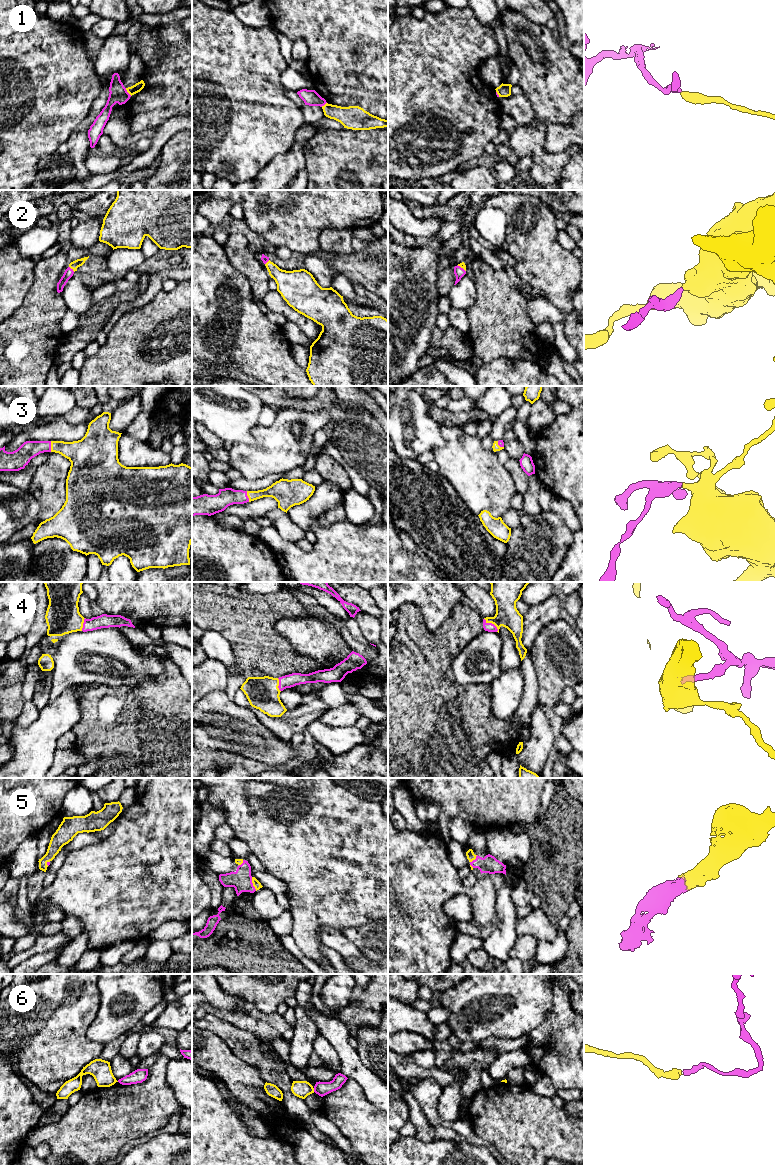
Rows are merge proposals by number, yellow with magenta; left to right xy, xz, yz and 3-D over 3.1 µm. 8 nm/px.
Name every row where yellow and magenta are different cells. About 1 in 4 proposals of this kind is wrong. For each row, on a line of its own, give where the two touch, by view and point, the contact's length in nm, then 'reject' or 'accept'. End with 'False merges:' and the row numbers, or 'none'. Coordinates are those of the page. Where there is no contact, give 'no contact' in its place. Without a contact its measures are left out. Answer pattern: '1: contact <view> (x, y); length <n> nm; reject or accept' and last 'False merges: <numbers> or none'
1: contact xy (128, 92); length 80 nm; reject
2: contact xy (72, 268); length 60 nm; accept
3: contact xy (51, 446); length 90 nm; accept
4: contact yz (491, 622); length 160 nm; accept
5: contact xz (253, 884); length 120 nm; accept
6: contact xz (313, 1090); length 30 nm; reject
False merges: 1, 6

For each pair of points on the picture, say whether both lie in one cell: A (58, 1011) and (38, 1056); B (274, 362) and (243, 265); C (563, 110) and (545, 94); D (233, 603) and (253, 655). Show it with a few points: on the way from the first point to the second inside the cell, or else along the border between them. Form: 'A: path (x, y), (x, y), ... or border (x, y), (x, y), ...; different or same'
A: path (47, 1022), (43, 1026), (43, 1045); same
B: border (239, 272), (249, 281), (252, 292); different
C: path (558, 105), (550, 96); same
D: path (240, 616), (247, 623), (253, 642); same

